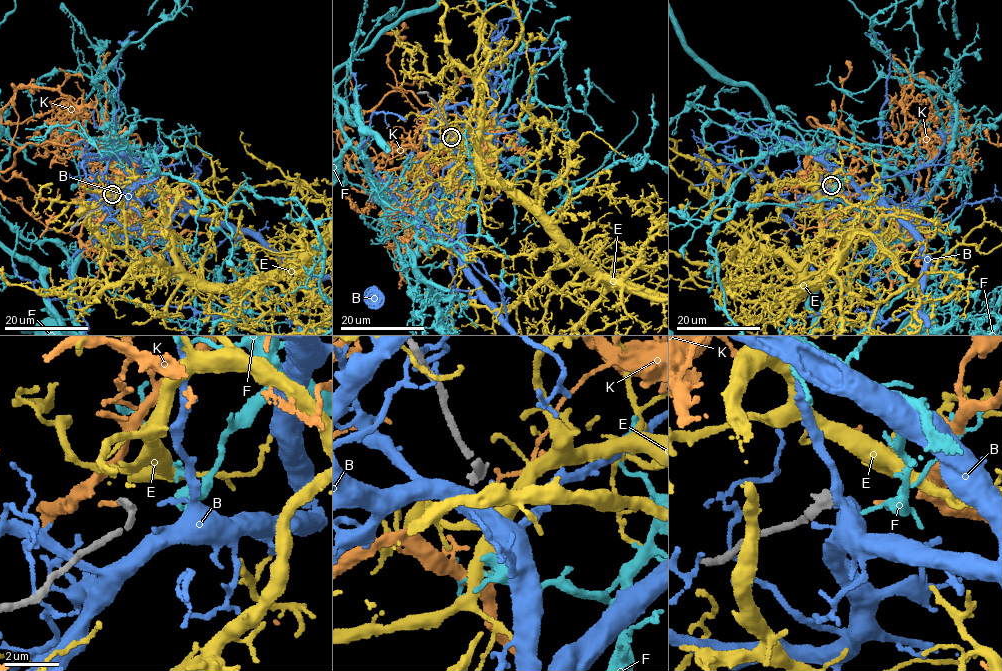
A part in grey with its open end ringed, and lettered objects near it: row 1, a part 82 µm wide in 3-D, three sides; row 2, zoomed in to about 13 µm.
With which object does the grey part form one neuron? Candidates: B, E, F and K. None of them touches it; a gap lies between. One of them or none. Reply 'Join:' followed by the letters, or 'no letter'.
Join: K

